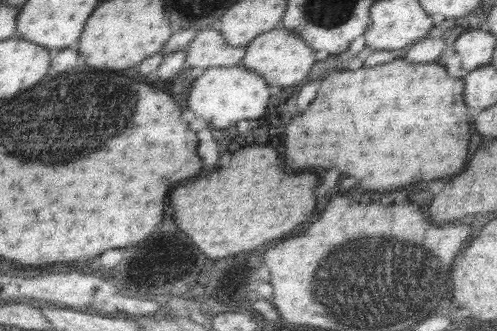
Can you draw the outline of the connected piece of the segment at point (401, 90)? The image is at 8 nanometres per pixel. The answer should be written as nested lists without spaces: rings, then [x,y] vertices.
[[[394,60],[388,64],[332,72],[320,86],[320,94],[304,114],[294,118],[286,128],[286,160],[292,170],[336,168],[358,180],[368,190],[392,190],[388,186],[412,184],[418,180],[438,180],[456,176],[468,160],[470,146],[470,116],[464,104],[464,81],[452,77],[444,66],[436,63],[412,64]]]

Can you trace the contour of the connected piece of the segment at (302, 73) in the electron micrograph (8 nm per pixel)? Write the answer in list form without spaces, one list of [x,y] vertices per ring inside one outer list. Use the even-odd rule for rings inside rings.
[[[282,27],[259,34],[247,44],[245,49],[246,54],[241,65],[265,78],[270,86],[282,88],[300,84],[306,78],[310,78],[310,70],[317,60],[316,51],[311,49],[299,34]]]

